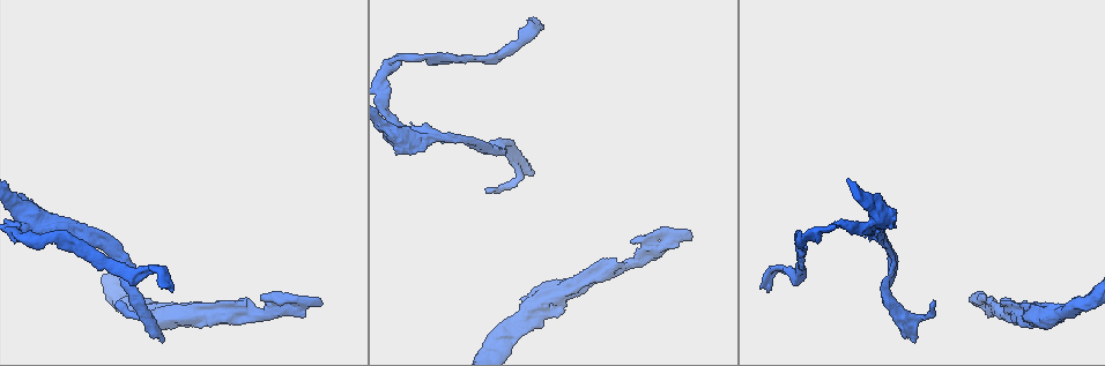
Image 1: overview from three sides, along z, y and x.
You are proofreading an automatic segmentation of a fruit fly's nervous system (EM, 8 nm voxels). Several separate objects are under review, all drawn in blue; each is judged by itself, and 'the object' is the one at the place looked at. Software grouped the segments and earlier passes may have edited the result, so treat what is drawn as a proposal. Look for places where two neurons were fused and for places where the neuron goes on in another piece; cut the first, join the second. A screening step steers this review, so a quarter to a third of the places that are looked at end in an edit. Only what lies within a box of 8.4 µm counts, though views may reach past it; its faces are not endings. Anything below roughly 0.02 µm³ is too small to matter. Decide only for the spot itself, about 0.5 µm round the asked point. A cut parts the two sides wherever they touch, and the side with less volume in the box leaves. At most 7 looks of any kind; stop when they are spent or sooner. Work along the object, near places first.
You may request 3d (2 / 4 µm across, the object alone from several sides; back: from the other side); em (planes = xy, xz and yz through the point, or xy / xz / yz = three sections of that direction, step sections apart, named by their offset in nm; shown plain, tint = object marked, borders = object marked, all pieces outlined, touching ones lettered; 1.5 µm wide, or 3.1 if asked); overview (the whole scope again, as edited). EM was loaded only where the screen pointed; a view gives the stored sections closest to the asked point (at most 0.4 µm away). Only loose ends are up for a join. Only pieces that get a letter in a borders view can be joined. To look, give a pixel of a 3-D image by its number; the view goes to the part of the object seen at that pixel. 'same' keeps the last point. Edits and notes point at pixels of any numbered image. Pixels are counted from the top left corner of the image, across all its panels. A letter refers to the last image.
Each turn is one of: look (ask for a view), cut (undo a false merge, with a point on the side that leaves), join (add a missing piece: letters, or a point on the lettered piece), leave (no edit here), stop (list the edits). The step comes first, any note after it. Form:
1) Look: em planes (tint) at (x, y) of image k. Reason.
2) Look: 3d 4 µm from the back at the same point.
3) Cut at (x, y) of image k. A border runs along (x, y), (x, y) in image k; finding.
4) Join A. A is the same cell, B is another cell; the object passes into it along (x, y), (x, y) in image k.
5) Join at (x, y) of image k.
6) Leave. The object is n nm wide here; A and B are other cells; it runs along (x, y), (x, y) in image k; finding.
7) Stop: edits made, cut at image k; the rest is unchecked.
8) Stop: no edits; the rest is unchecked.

Look: 3d 4 µm at (170, 290) of image 1. Tapers out.

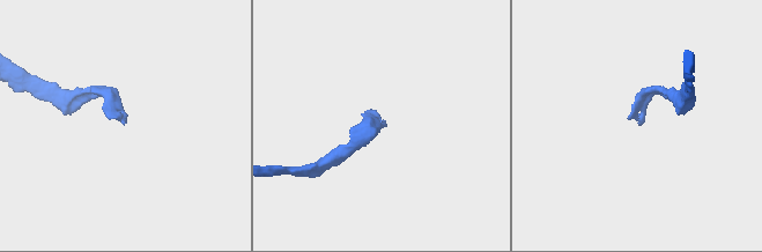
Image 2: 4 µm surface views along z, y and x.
Look: em planes (plain) at (637, 123) of image 2. Need the tissue.

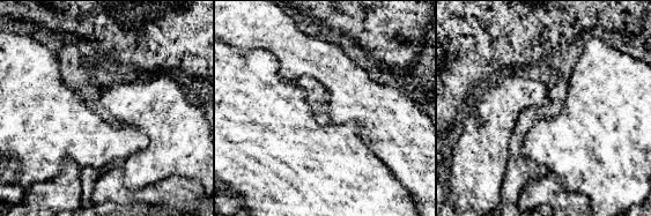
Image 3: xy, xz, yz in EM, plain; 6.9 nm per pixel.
Look: em planes (borders) at the same point. What lies round it.

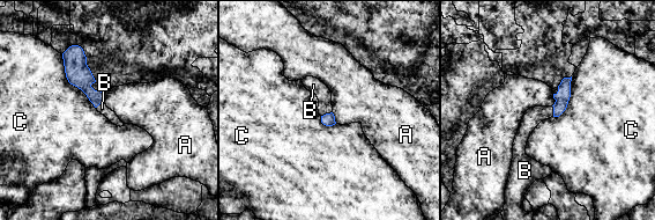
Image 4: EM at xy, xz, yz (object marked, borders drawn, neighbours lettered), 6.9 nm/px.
Join B. B is the same cell, A and C are other cells; it goes on there.

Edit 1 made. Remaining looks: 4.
Look: 3d 4 µm at (261, 297) of image 1. An open end.

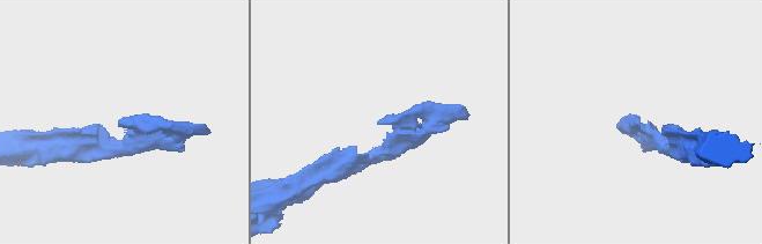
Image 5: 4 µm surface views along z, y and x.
Look: em planes (plain) at (118, 121) of image 5.

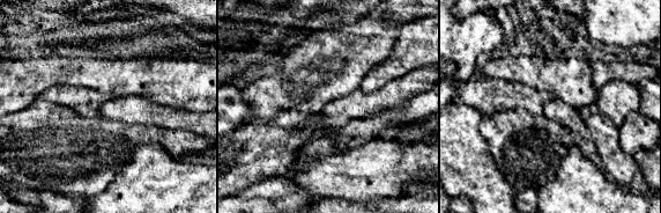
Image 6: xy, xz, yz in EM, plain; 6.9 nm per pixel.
Look: em planes (borders) at the same point.

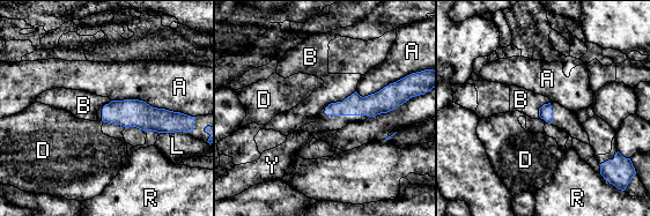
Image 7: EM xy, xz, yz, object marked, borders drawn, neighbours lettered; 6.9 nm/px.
Leave. A, B, D, L, R and Y are other cells; a border runs along (355, 90), (324, 108) in image 7; no lettered piece goes on from it.

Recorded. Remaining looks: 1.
Stop: edits made, join at image 4; the rest is unchecked.

